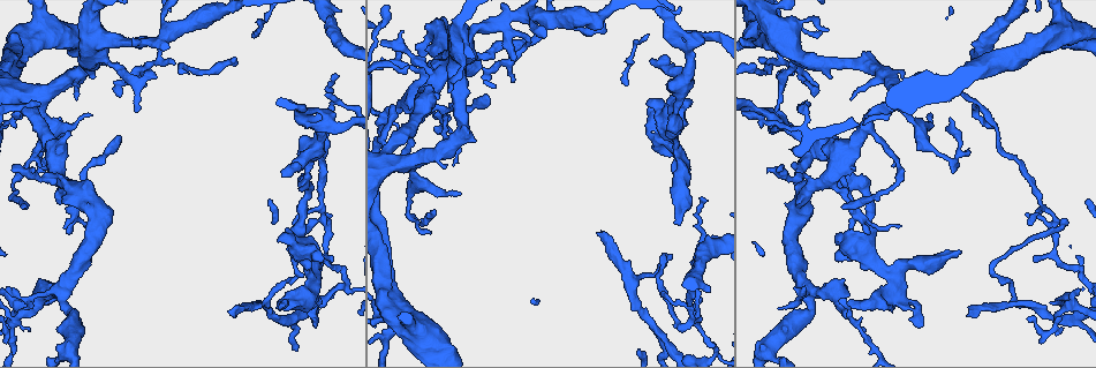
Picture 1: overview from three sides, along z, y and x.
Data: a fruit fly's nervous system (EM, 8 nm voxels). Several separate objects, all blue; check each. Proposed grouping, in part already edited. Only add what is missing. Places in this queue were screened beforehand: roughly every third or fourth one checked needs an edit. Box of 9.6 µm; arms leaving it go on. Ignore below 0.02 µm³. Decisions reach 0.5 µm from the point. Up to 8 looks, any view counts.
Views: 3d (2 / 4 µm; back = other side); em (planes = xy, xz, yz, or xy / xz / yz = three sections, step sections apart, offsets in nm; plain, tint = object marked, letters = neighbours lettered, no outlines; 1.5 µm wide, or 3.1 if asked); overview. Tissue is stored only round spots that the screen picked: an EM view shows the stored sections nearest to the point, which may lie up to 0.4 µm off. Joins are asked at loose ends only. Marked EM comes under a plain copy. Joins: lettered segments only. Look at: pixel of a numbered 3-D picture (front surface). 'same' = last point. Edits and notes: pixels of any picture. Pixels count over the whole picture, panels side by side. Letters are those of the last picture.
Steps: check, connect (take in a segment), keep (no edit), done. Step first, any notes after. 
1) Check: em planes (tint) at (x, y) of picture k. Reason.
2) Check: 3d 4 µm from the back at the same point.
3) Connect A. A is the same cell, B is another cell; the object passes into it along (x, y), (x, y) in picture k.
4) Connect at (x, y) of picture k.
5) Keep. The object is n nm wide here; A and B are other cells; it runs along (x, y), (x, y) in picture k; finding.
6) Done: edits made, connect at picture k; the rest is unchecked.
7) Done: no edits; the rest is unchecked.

Check: 3d 2 µm at (336, 73) of picture 1. Branch stops here.

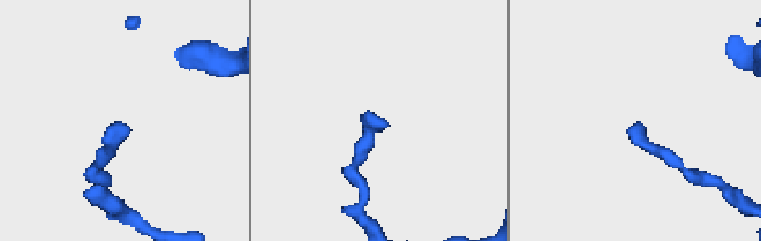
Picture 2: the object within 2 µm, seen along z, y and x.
Check: em yz step 4 (letters) at (123, 123) of picture 2. Need the tissue.

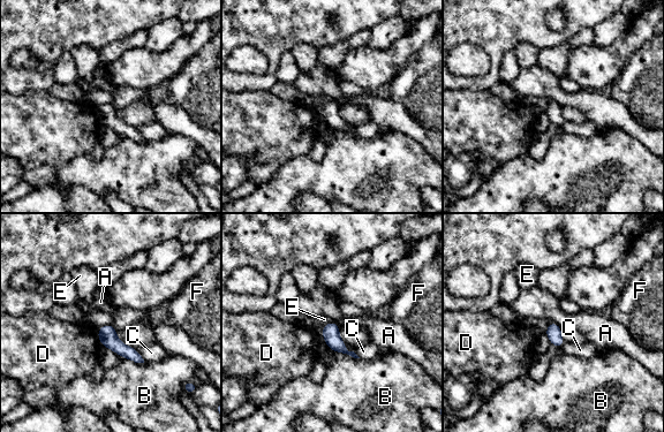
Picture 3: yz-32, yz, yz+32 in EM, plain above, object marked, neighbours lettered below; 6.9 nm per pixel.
Keep. The longest contact is with B, 180 nm; A, B, C, D, E and F are other cells; it runs along (100, 331), (119, 348), (138, 360) in picture 3; none of them fits.

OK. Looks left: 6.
Check: em xz step 4 (letters) at (282, 173) of picture 1. Free end.

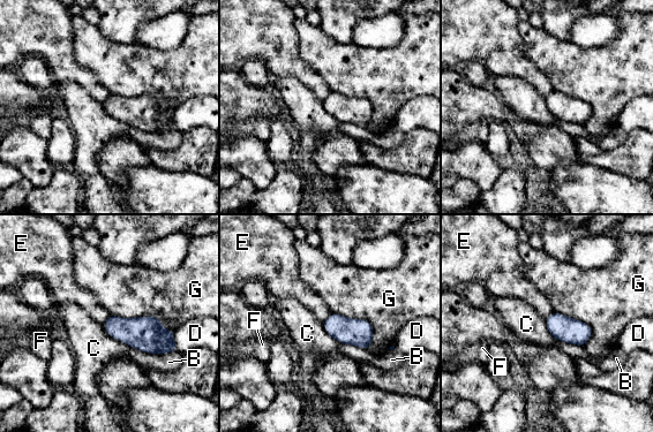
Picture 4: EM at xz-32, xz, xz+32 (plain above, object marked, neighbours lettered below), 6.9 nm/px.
Keep. B, C, D, E, F and G are other cells; a border runs along (102, 325), (110, 335), (129, 347) in picture 4; no lettered segment goes on from it.

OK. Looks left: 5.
Check: 3d 4 µm at (766, 62) of picture 1. Tapers out.

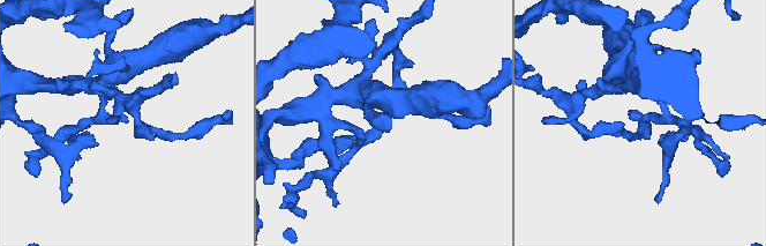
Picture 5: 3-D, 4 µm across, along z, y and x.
Check: em planes (letters) at (124, 119) of picture 5. Now the EM.

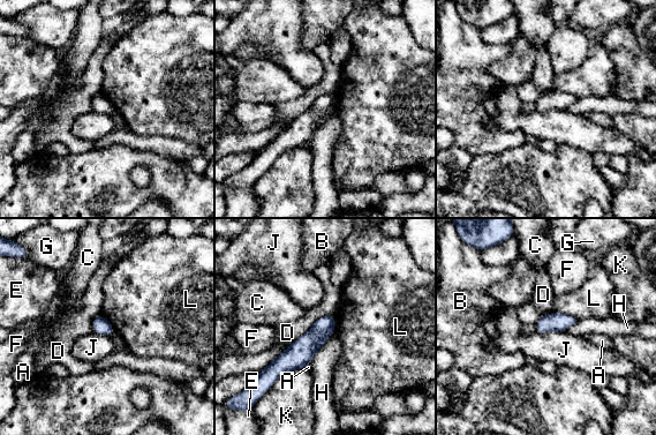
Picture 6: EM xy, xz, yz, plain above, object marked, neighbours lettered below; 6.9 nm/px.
Keep. A, B, C, D, E, F, G, H, J, K and L are other cells; a border runs along (566, 330), (536, 332) in picture 6; none of them fits.

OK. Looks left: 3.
Done: no edits; the rest is unchecked.

